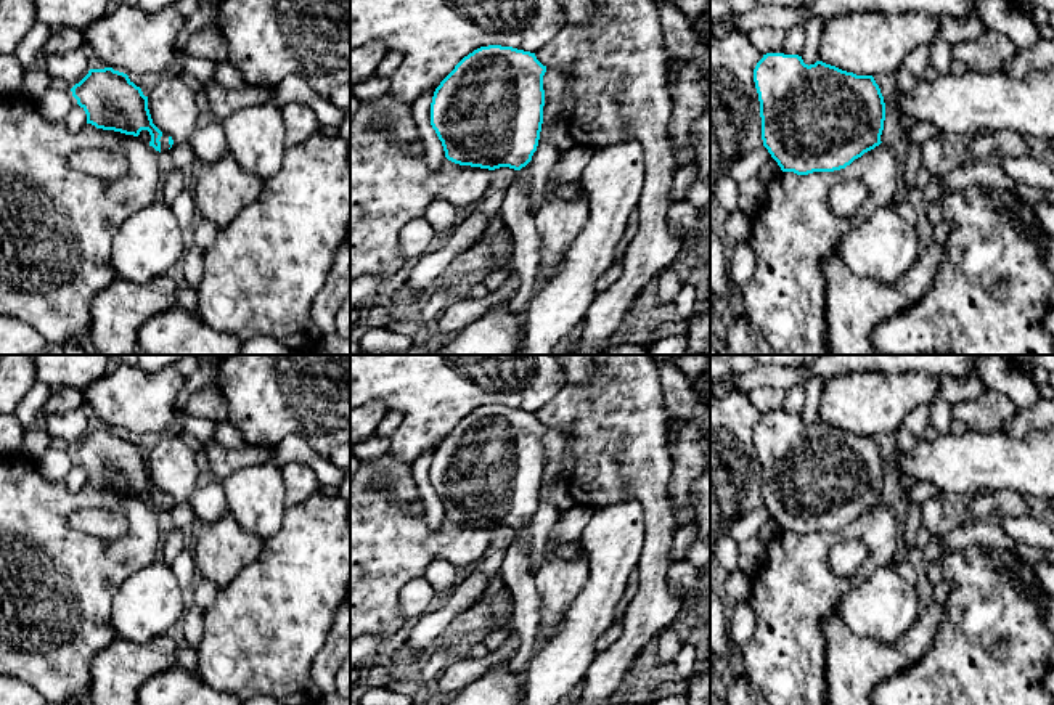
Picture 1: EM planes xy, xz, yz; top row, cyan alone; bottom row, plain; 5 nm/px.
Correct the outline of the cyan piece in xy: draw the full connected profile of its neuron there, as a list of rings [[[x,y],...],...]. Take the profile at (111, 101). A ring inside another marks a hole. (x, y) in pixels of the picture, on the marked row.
[[[112,67],[90,69],[71,92],[87,114],[87,124],[133,137],[138,137],[141,130],[148,130],[151,135],[149,146],[159,151],[161,156],[172,148],[172,137],[162,133],[153,124],[148,96],[127,74]]]

